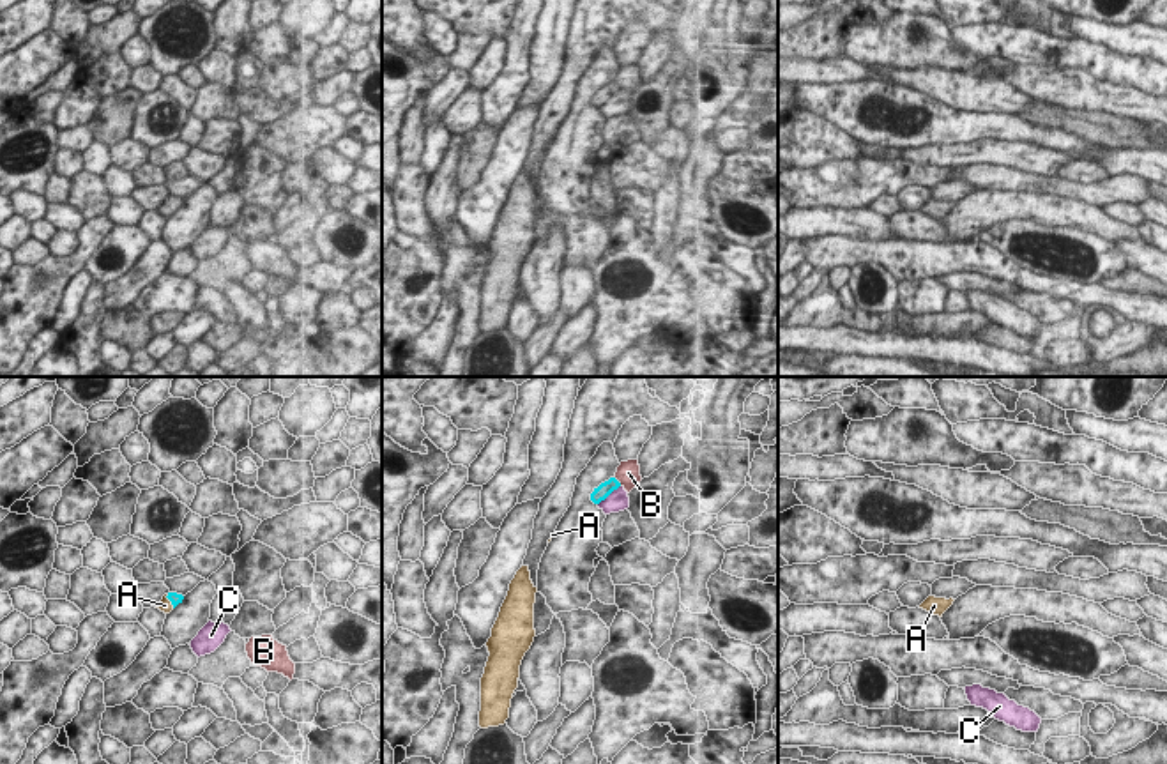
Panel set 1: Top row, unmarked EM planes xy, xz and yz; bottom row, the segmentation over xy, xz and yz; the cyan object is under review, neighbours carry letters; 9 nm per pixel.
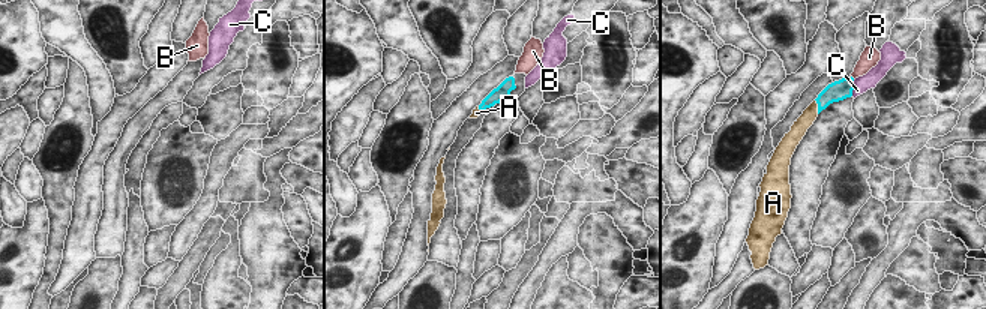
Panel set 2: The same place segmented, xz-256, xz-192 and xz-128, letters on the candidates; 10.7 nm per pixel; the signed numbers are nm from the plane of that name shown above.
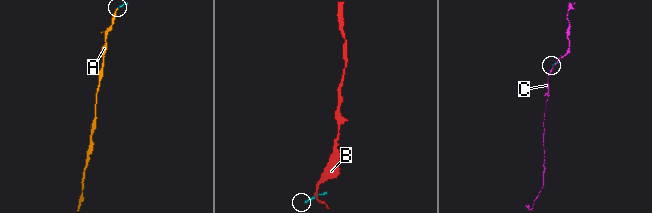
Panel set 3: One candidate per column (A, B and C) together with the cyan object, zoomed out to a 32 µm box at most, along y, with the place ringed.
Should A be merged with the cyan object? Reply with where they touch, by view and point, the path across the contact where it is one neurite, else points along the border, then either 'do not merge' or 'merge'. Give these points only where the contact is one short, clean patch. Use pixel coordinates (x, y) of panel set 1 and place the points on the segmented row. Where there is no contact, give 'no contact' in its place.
contact xy (170, 600); way xy (175, 598), (170, 600), (165, 605); merge

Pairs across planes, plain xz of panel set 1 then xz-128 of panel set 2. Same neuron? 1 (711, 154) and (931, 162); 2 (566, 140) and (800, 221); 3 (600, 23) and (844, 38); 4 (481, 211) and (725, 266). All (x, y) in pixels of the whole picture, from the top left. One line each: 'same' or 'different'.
1: same
2: same
3: different
4: same

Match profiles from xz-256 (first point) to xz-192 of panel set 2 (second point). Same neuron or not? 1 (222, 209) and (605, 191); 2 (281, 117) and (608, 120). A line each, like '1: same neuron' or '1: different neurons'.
1: same neuron
2: different neurons

